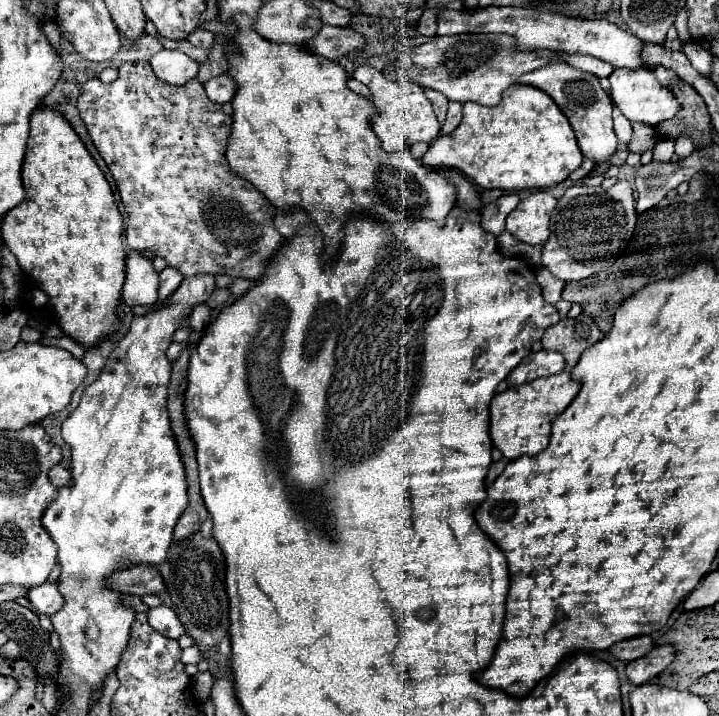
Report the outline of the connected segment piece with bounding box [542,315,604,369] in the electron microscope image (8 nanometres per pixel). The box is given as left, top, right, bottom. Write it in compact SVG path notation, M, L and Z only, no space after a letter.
M578 315L576 319L566 317L562 321L558 321L556 325L552 325L544 337L542 337L542 345L546 351L558 351L566 357L568 367L572 369L582 351L586 347L590 347L592 343L600 341L604 337L604 333L598 329L598 325L588 317L588 315Z

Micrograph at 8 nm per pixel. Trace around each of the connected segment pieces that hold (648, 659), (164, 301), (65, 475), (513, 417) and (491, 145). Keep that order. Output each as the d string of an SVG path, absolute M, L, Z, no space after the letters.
M658 645L642 659L630 661L626 667L626 675L634 685L648 683L652 677L660 675L674 661L674 657L676 657L674 645Z
M166 267L162 273L160 273L160 291L158 291L158 295L160 295L160 299L158 299L158 303L160 305L168 305L170 303L170 297L172 297L172 293L178 289L178 285L182 283L182 275L176 271L176 269L172 269L172 267Z
M54 465L52 469L50 469L50 473L48 473L48 477L50 477L50 483L52 485L68 485L68 481L70 481L70 473L62 467L62 465Z
M562 371L548 379L536 379L524 385L512 385L502 393L496 393L490 403L490 437L492 443L508 459L518 459L522 455L538 455L550 437L550 421L554 415L564 411L564 407L578 393L578 383L570 377L570 371Z
M512 85L496 107L466 103L456 131L430 143L422 163L432 169L458 169L480 189L534 189L564 181L582 163L574 131L560 107L538 87Z

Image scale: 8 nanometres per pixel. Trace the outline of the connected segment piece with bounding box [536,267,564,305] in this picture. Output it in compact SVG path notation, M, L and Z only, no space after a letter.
M540 267L538 273L536 273L536 277L538 277L538 283L542 285L542 295L544 295L544 299L546 299L548 303L556 305L556 303L560 301L560 297L562 297L564 283L562 283L560 279L556 279L550 271L546 271L546 267Z

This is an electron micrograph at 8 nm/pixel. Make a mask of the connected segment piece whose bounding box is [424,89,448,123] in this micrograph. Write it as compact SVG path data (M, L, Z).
M424 89L424 93L426 93L426 97L432 101L432 105L434 105L434 113L436 113L438 121L440 121L440 123L444 123L446 109L448 109L448 99L446 99L442 93L432 91L432 89Z

